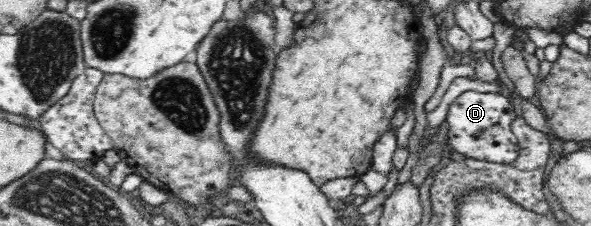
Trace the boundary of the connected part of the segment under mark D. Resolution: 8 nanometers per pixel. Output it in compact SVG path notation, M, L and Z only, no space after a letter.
M468 90L448 106L445 122L448 123L449 144L456 152L469 158L501 164L512 163L518 157L520 149L517 135L511 128L515 119L516 114L506 94Z

